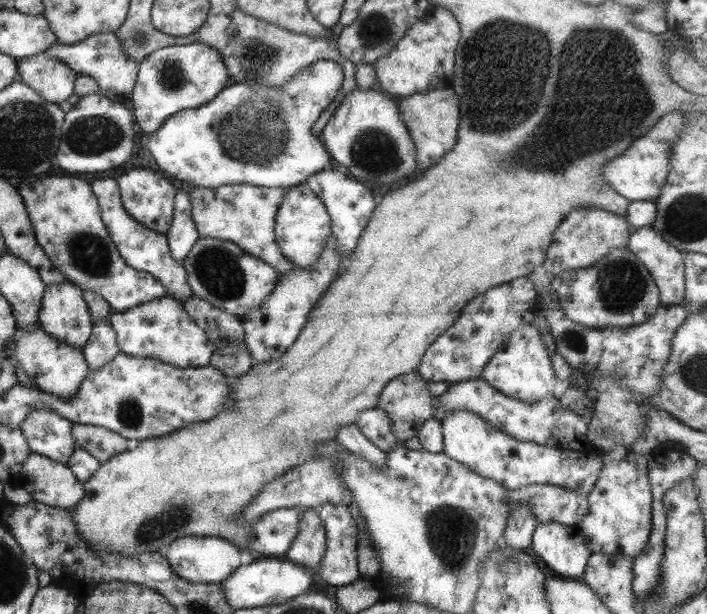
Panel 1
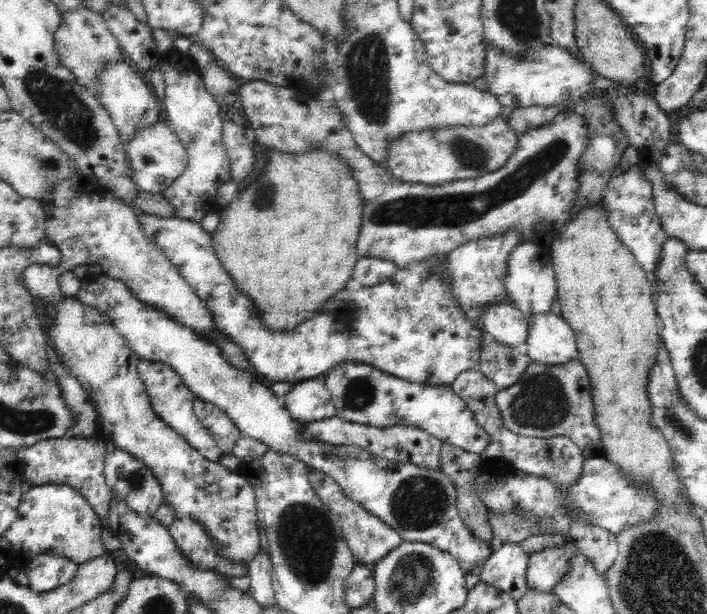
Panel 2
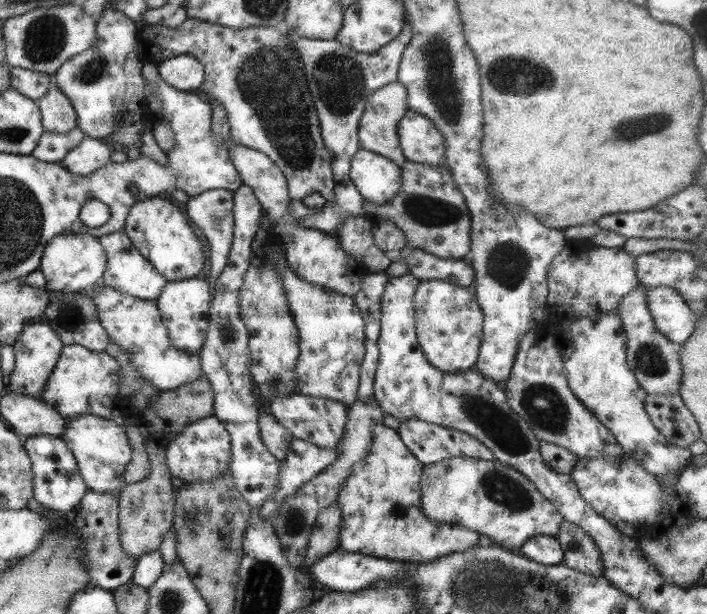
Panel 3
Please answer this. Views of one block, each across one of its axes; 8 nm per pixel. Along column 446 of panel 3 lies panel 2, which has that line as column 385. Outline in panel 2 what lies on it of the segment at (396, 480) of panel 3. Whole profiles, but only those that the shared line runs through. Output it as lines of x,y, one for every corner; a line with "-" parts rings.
314,471
309,474
309,479
318,499
338,516
343,537
356,564
372,567
380,559
384,558
386,554
389,554
390,550
400,544
402,541
400,533
396,532
385,522
382,522
380,518
370,514
359,504
346,498
342,489
338,487
338,483
332,477

